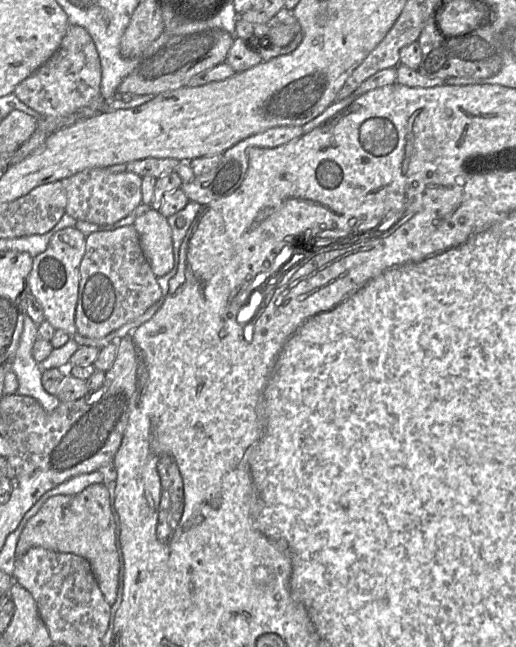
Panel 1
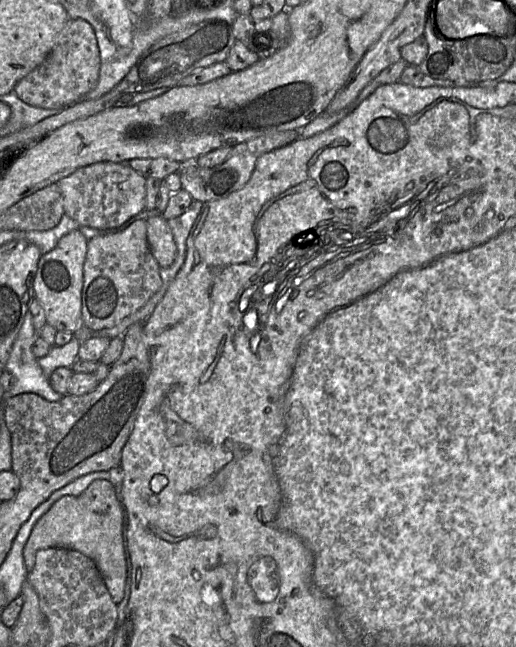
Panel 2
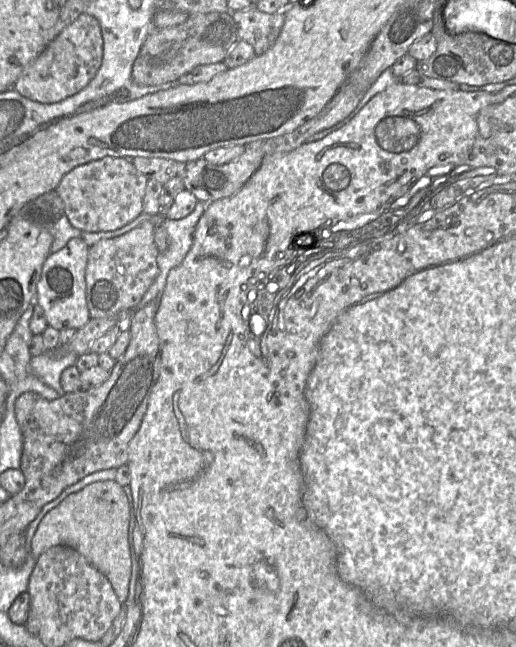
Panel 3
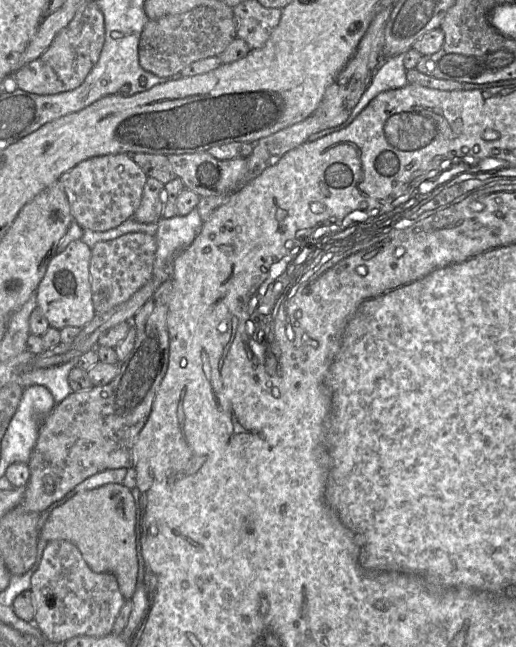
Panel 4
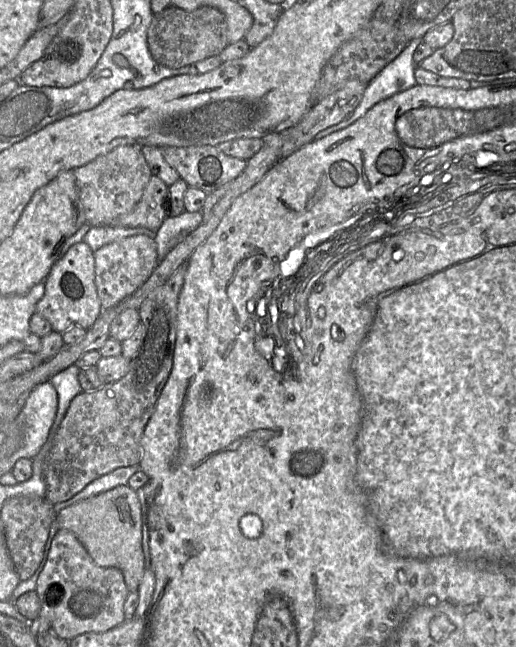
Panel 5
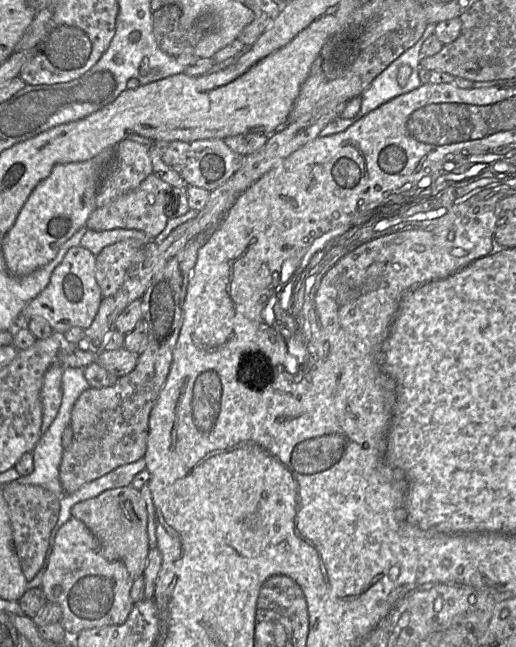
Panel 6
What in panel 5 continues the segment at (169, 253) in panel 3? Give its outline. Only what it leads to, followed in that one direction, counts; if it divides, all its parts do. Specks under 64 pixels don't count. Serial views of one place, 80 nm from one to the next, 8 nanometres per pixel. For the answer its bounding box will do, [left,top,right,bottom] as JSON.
[153,211,201,261]

